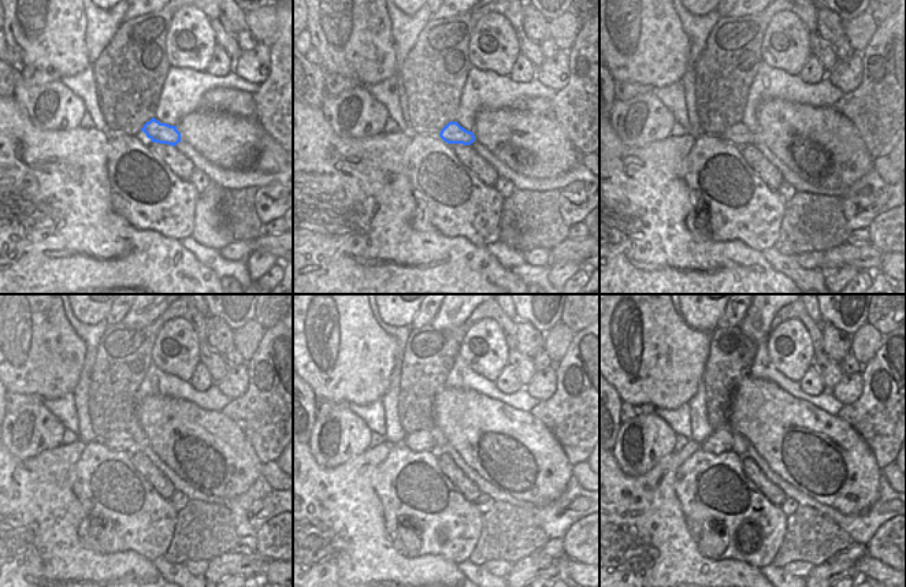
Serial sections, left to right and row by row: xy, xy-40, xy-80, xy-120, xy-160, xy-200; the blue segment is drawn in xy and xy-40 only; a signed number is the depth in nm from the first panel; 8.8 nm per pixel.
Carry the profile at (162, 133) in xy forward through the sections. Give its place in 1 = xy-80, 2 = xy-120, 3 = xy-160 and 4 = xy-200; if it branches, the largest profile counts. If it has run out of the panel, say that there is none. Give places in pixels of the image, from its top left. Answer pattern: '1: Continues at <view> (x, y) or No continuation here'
1: Continues at xy-80 (738, 134)
2: Continues at xy-120 (121, 439)
3: Continues at xy-160 (420, 441)
4: Continues at xy-200 (720, 441)

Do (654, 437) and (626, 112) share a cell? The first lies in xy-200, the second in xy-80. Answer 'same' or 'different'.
same

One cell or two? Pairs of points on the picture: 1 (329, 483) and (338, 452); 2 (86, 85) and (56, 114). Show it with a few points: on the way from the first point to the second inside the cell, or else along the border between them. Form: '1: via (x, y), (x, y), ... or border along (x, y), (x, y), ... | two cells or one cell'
1: border along (308, 448), (323, 467), (338, 467), (361, 453) | two cells
2: border along (59, 78), (82, 101), (86, 110) | two cells

